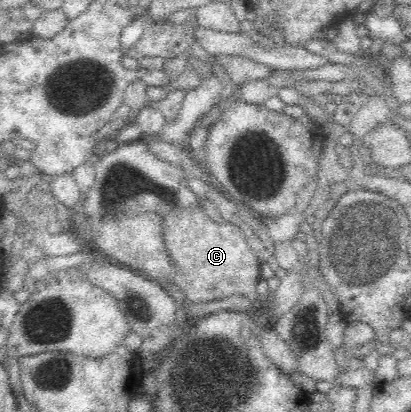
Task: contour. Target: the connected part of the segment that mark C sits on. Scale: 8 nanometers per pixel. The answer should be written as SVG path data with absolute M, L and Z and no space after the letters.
M202 206L175 208L162 218L164 246L174 265L172 283L179 287L185 303L209 302L226 297L243 297L259 309L262 302L255 292L259 283L260 262L253 255L245 237L245 227L235 227L232 221L215 223L205 214Z

